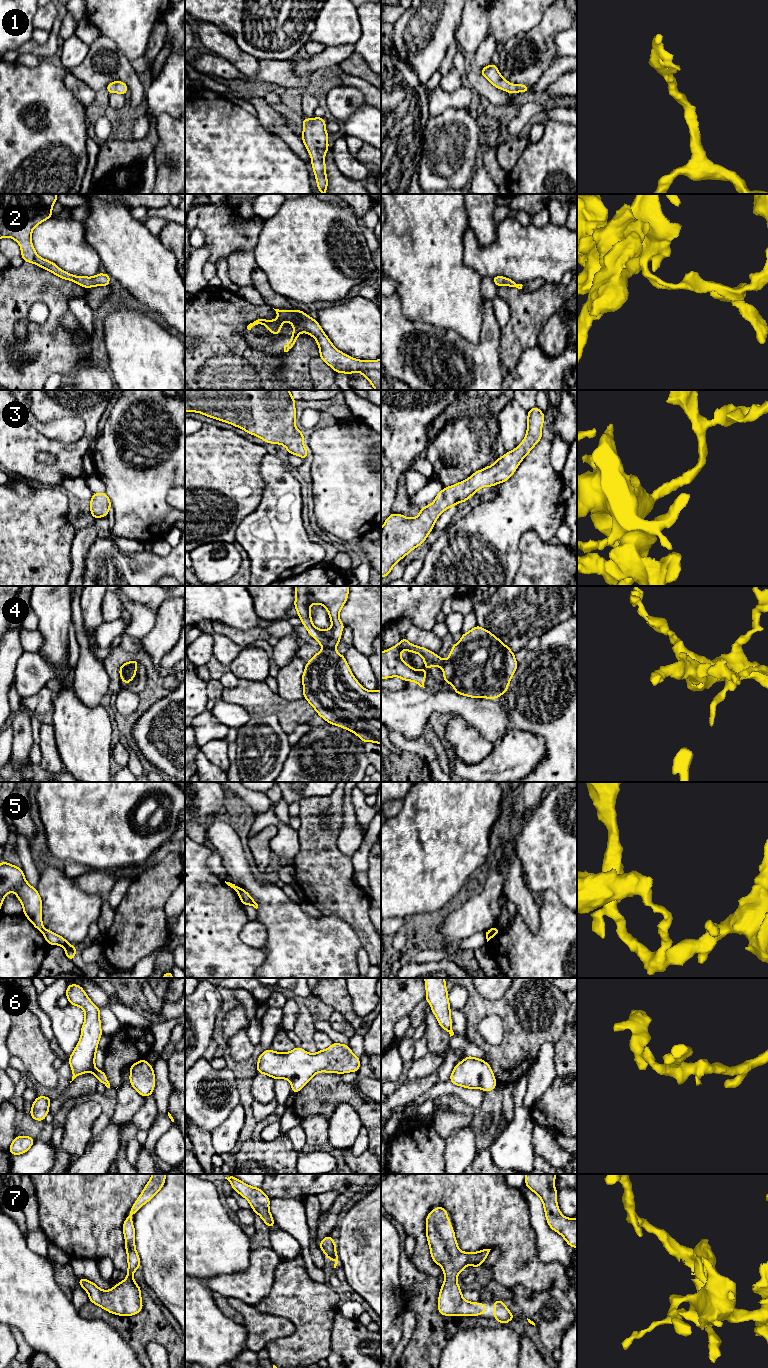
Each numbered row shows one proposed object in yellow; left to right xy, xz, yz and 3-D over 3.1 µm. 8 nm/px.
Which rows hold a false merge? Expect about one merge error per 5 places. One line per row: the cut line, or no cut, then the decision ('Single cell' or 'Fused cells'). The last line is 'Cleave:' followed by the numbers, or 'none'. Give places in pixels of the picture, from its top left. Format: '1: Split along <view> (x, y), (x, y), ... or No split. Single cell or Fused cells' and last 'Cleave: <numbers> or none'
1: No split. Single cell
2: No split. Single cell
3: No split. Single cell
4: No split. Single cell
5: Split along xz (240, 888), (238, 893). Fused cells
6: No split. Single cell
7: No split. Single cell
Cleave: 5

